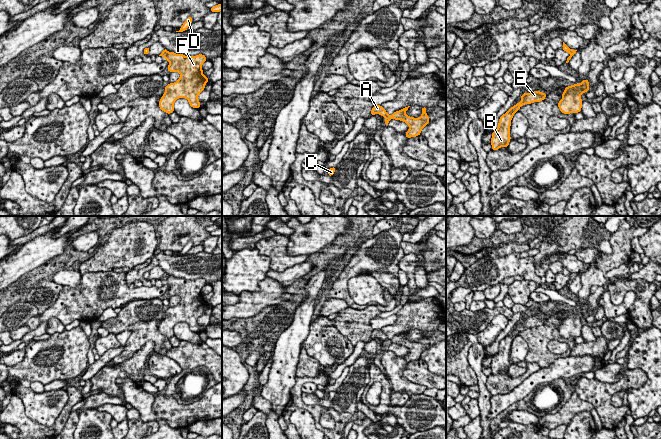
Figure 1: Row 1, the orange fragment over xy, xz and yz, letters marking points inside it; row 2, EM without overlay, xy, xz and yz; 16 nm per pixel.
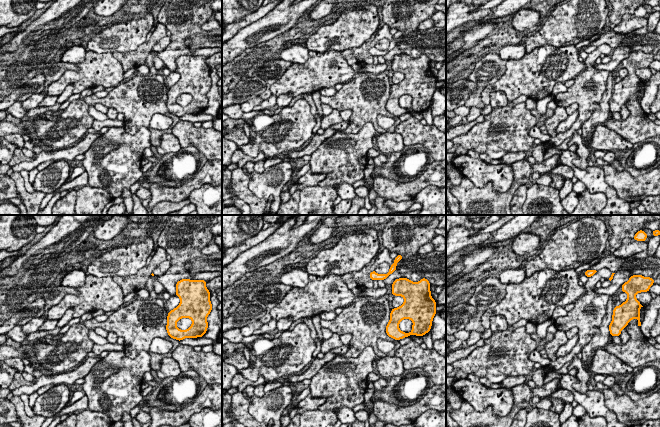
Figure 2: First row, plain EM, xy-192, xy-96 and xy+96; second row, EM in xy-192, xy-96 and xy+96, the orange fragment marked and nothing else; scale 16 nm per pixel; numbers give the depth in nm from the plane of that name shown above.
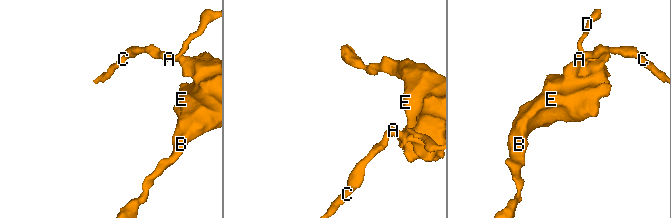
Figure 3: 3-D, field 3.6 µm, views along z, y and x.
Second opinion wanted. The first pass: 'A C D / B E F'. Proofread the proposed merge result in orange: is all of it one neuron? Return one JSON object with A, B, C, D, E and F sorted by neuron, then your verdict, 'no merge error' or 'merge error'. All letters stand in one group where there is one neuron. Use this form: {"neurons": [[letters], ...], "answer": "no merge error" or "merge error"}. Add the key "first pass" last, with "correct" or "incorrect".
{"neurons": [["A", "C", "D"], ["B", "E", "F"]], "answer": "merge error", "first pass": "correct"}

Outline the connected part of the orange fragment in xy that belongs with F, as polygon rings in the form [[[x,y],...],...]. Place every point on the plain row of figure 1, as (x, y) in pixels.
[[[168,276],[164,282],[169,285],[167,294],[179,296],[181,300],[176,306],[165,310],[165,316],[158,327],[159,332],[171,338],[174,336],[174,326],[179,322],[186,322],[192,332],[199,333],[198,319],[209,304],[202,294],[202,288],[207,284],[206,280],[203,278],[185,280]]]

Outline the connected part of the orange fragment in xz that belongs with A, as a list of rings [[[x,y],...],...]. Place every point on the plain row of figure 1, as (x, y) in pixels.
[[[381,329],[373,330],[373,332],[371,333],[371,340],[375,338],[382,339],[386,343],[384,347],[385,350],[388,350],[389,345],[392,343]]]

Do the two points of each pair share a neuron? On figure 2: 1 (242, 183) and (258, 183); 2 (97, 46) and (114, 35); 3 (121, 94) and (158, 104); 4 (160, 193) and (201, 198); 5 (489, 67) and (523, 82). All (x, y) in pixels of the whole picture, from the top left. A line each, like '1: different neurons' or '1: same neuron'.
1: different neurons
2: same neuron
3: same neuron
4: different neurons
5: different neurons

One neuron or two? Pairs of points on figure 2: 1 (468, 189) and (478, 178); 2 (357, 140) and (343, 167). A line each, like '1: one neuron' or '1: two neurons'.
1: two neurons
2: one neuron

